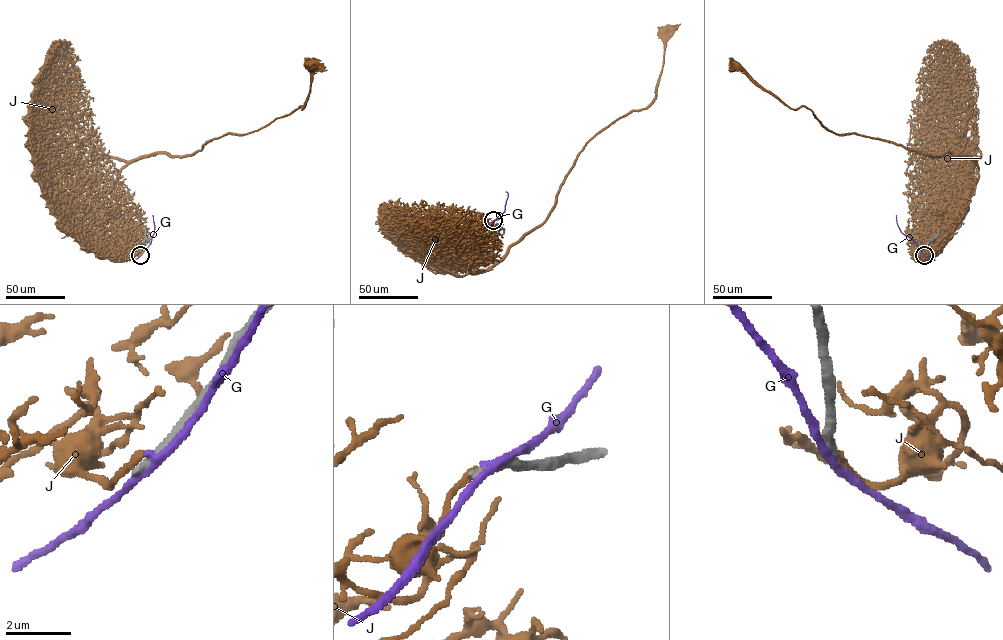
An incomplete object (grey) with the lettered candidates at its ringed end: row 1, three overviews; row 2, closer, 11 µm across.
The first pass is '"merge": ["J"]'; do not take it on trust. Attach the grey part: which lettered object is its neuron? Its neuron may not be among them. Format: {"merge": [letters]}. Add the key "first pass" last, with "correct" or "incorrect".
{"merge": [], "first pass": "incorrect"}

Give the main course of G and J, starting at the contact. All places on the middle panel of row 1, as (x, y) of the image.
G: (494, 220), (504, 211), (506, 192)
J: (493, 220), (480, 232), (472, 273), (491, 268), (545, 219), (594, 136), (654, 99), (667, 31)

